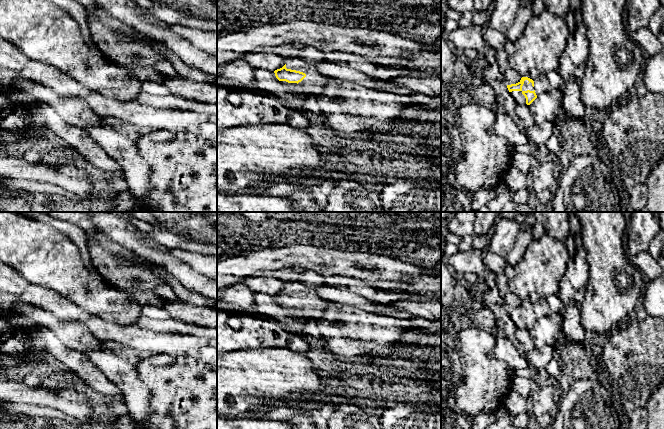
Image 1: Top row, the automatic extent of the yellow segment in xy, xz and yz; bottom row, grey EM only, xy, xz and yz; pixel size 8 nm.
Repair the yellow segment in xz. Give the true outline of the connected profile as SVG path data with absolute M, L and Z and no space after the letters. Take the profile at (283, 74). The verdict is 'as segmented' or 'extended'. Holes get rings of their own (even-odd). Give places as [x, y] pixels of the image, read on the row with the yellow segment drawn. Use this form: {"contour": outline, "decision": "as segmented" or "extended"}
{"contour": "M287 58L285 65L274 73L284 86L297 86L312 96L321 95L328 80L317 71L313 62L304 59Z", "decision": "extended"}

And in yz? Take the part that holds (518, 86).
{"contour": "M546 75L534 80L522 77L518 83L507 85L507 88L516 102L527 105L530 105L540 94L551 91Z", "decision": "extended"}

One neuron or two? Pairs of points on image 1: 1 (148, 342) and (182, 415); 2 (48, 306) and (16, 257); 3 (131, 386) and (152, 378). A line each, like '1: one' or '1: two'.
1: two
2: two
3: two

